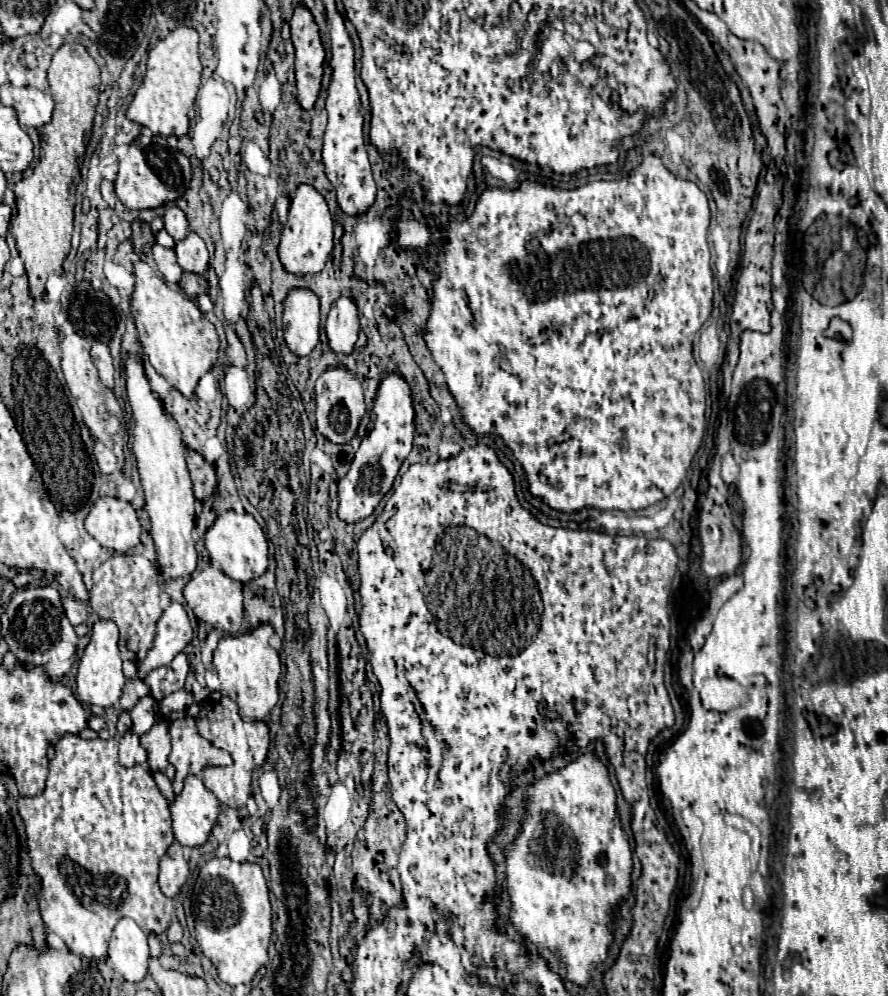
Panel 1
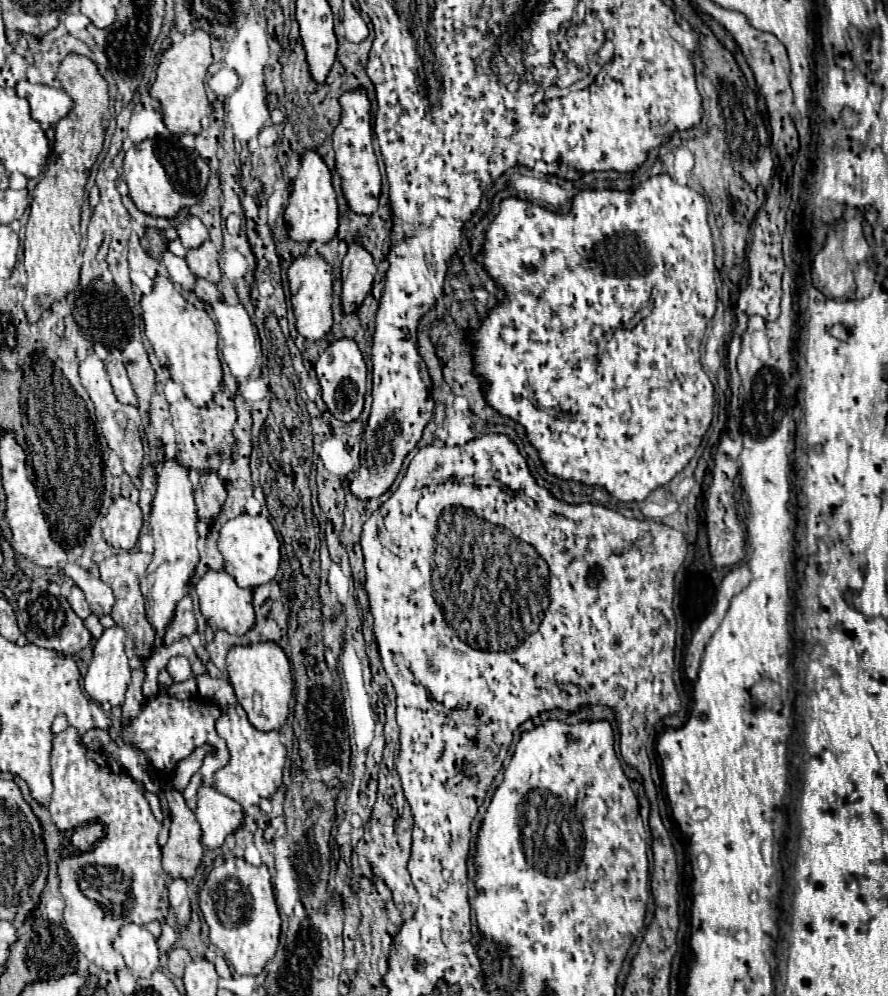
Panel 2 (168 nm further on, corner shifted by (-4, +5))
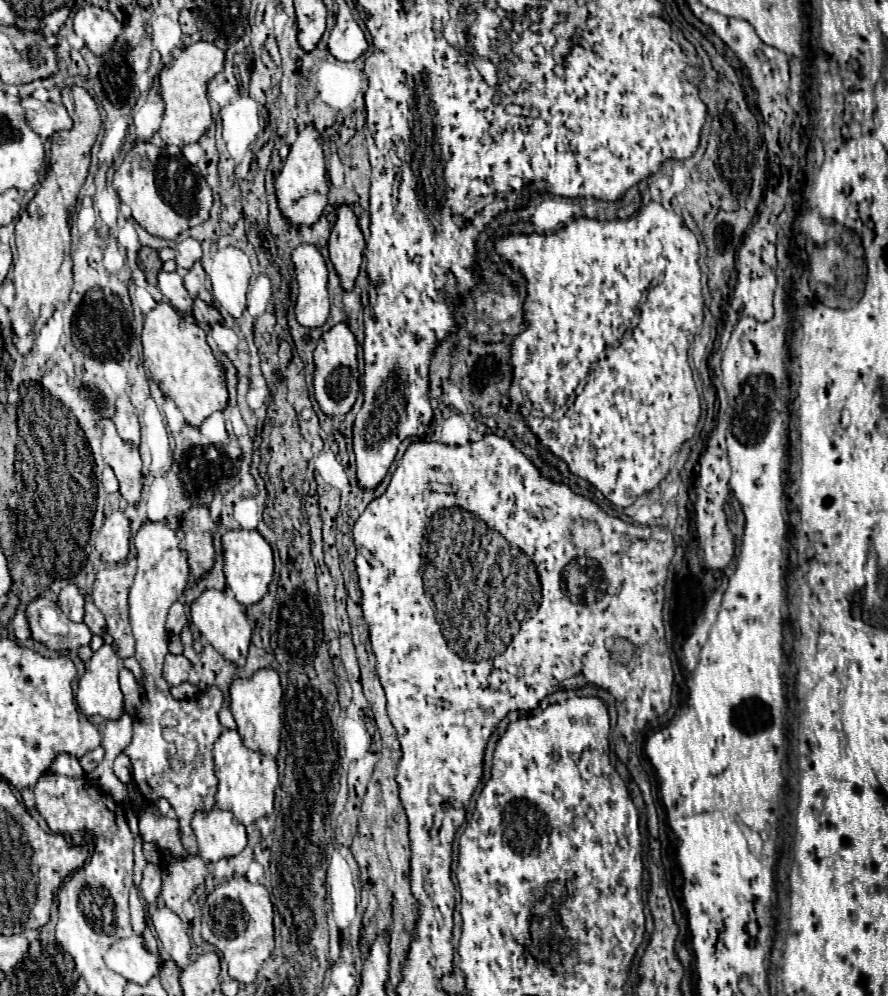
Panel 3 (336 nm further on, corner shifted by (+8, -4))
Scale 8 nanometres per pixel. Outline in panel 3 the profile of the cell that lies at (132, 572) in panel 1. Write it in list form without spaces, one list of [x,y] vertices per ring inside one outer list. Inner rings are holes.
[[[116,564],[104,568],[96,576],[94,584],[94,604],[106,618],[108,634],[118,646],[118,656],[134,656],[134,638],[128,624],[128,590],[136,576],[134,564]]]

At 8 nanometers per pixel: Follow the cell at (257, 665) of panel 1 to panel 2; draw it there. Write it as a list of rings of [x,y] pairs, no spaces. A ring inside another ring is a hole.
[[[260,641],[254,645],[234,645],[226,657],[228,677],[234,687],[238,703],[248,713],[250,723],[260,731],[280,729],[288,717],[288,703],[292,697],[290,661],[282,647],[274,641]]]

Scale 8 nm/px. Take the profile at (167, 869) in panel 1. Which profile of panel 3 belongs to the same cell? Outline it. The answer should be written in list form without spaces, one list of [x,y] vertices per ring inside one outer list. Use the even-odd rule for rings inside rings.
[[[158,908],[152,916],[150,922],[156,928],[158,938],[162,940],[164,952],[176,962],[180,970],[184,970],[190,964],[190,950],[192,950],[192,940],[188,932],[182,928],[182,920],[168,908]]]

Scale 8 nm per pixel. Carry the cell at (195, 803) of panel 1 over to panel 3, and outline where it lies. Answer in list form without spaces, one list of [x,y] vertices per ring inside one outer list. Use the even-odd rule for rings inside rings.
[[[214,808],[208,814],[198,812],[192,820],[192,828],[198,838],[200,858],[206,862],[232,858],[246,846],[246,828],[232,816],[232,812],[220,808]]]

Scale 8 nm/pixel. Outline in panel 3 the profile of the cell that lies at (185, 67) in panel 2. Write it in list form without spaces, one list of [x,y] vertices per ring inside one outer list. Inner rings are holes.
[[[196,42],[184,48],[178,58],[174,58],[170,64],[164,66],[164,70],[160,72],[160,90],[166,110],[160,126],[160,138],[166,144],[176,144],[182,148],[186,144],[198,142],[200,136],[210,128],[212,114],[206,96],[206,86],[224,68],[224,60],[226,60],[224,52],[214,44]]]

